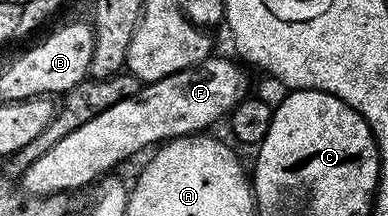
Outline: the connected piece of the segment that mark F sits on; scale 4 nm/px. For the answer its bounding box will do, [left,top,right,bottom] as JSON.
[20,54,248,196]

